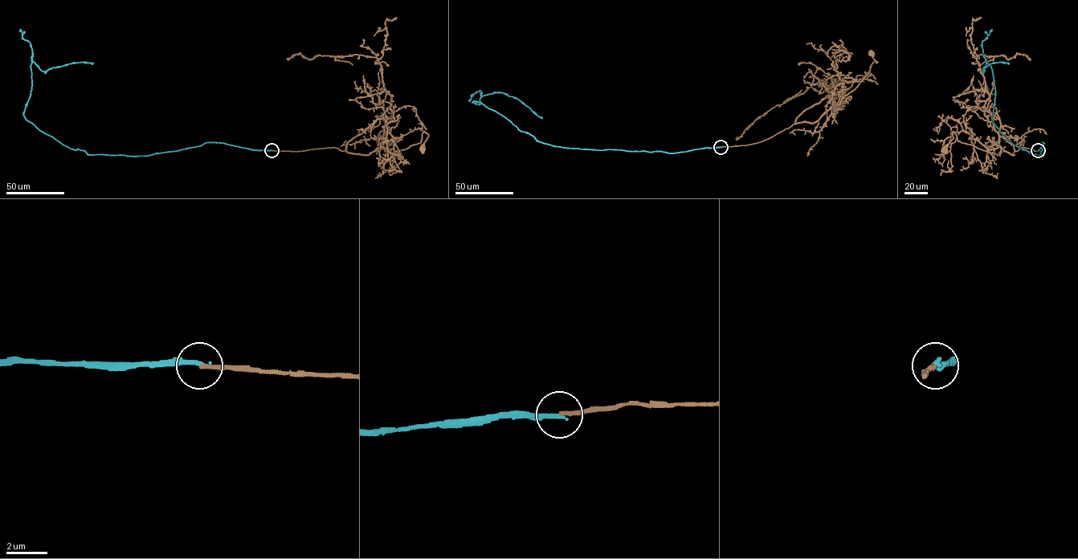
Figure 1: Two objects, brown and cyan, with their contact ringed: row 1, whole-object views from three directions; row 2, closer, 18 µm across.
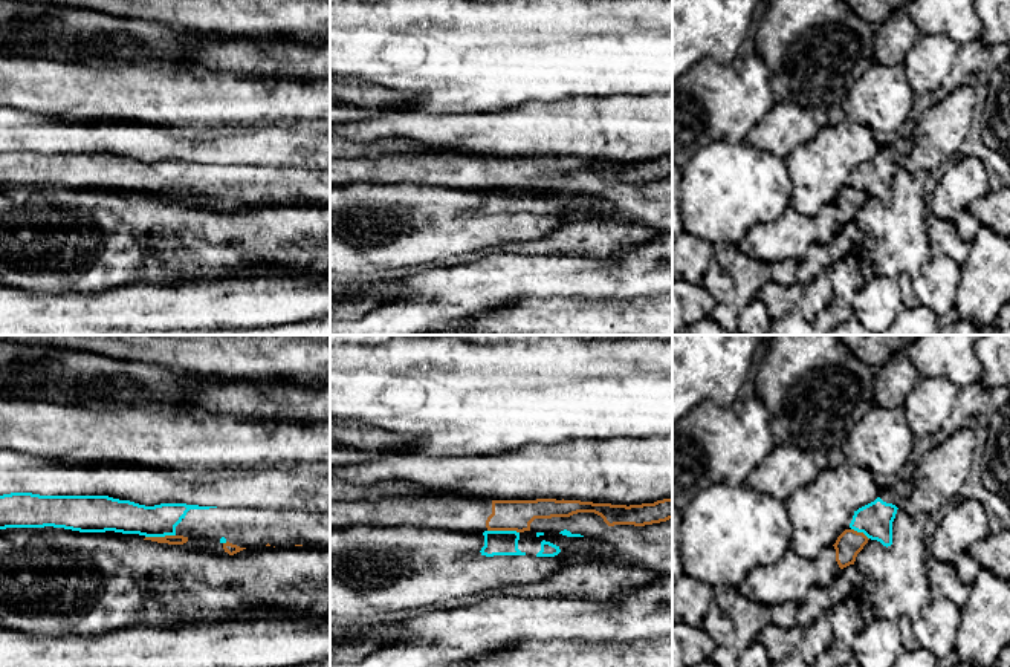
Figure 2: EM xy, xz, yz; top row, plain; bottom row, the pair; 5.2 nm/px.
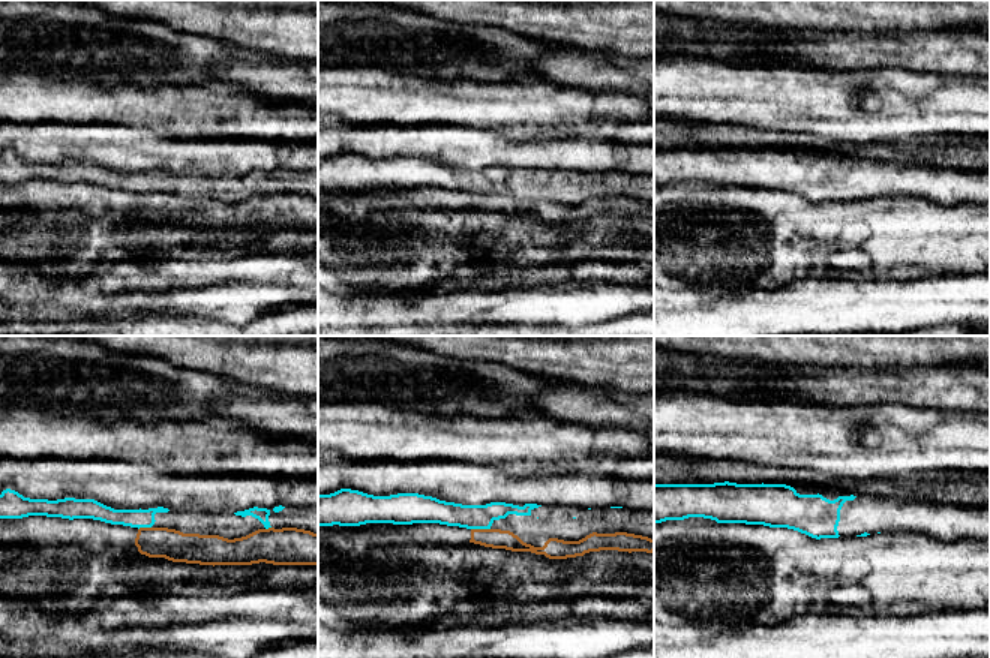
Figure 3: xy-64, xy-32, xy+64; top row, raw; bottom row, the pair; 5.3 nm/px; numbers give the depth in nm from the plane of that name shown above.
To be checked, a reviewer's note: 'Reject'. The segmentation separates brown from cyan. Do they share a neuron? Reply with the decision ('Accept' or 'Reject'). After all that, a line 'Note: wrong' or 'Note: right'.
Reject
Note: right

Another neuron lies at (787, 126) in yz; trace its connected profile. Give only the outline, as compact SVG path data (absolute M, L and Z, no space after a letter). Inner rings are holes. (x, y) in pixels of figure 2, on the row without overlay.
M775 101L767 115L747 133L746 142L776 158L788 158L819 132L813 112L791 101Z

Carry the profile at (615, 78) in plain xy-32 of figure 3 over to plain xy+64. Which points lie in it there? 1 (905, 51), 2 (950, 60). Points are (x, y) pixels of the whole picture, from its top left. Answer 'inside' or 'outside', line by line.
1: inside
2: inside

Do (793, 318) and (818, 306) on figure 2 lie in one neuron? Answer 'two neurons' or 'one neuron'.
two neurons

